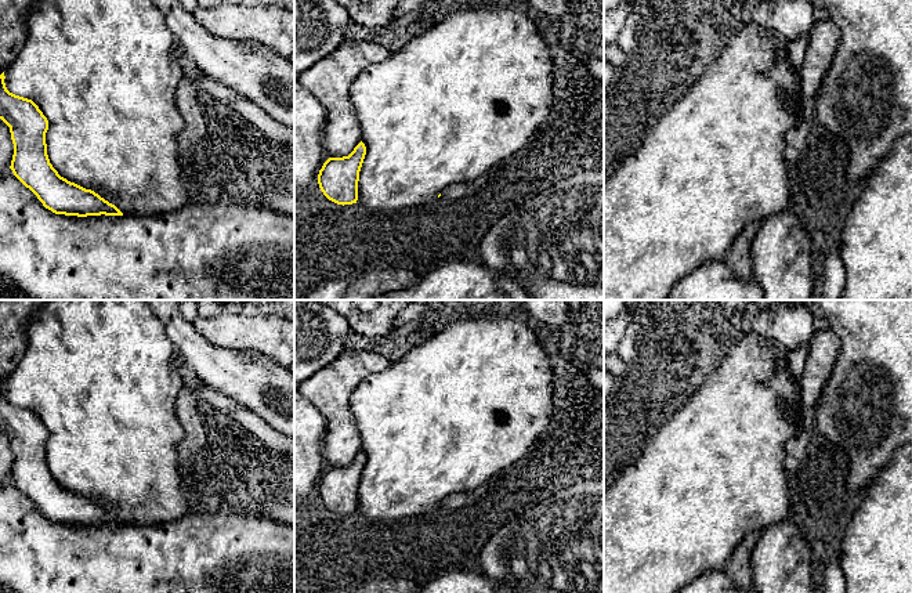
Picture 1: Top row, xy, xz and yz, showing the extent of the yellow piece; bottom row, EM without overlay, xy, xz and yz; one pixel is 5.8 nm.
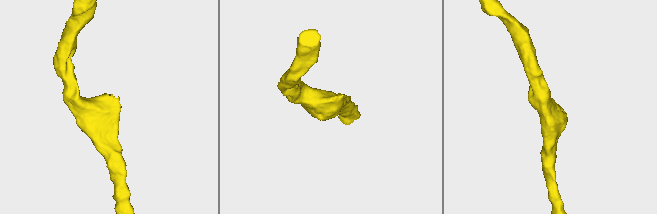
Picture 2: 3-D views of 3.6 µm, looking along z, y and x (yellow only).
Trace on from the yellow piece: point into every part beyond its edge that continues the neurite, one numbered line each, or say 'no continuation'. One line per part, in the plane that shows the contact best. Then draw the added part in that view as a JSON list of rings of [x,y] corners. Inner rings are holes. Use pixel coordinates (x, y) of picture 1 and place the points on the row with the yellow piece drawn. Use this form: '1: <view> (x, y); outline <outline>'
1: xz (458, 190); outline [[[484,174],[473,181],[450,184],[441,192],[439,198],[456,199],[456,198],[468,196],[477,189],[484,188],[484,185],[486,184],[486,180],[488,177],[486,174]]]

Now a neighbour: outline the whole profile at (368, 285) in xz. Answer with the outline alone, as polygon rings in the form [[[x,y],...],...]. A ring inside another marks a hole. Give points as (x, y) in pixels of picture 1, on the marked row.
[[[387,268],[359,274],[348,285],[344,300],[373,300],[381,294],[397,293],[415,286],[420,276],[406,268]]]

